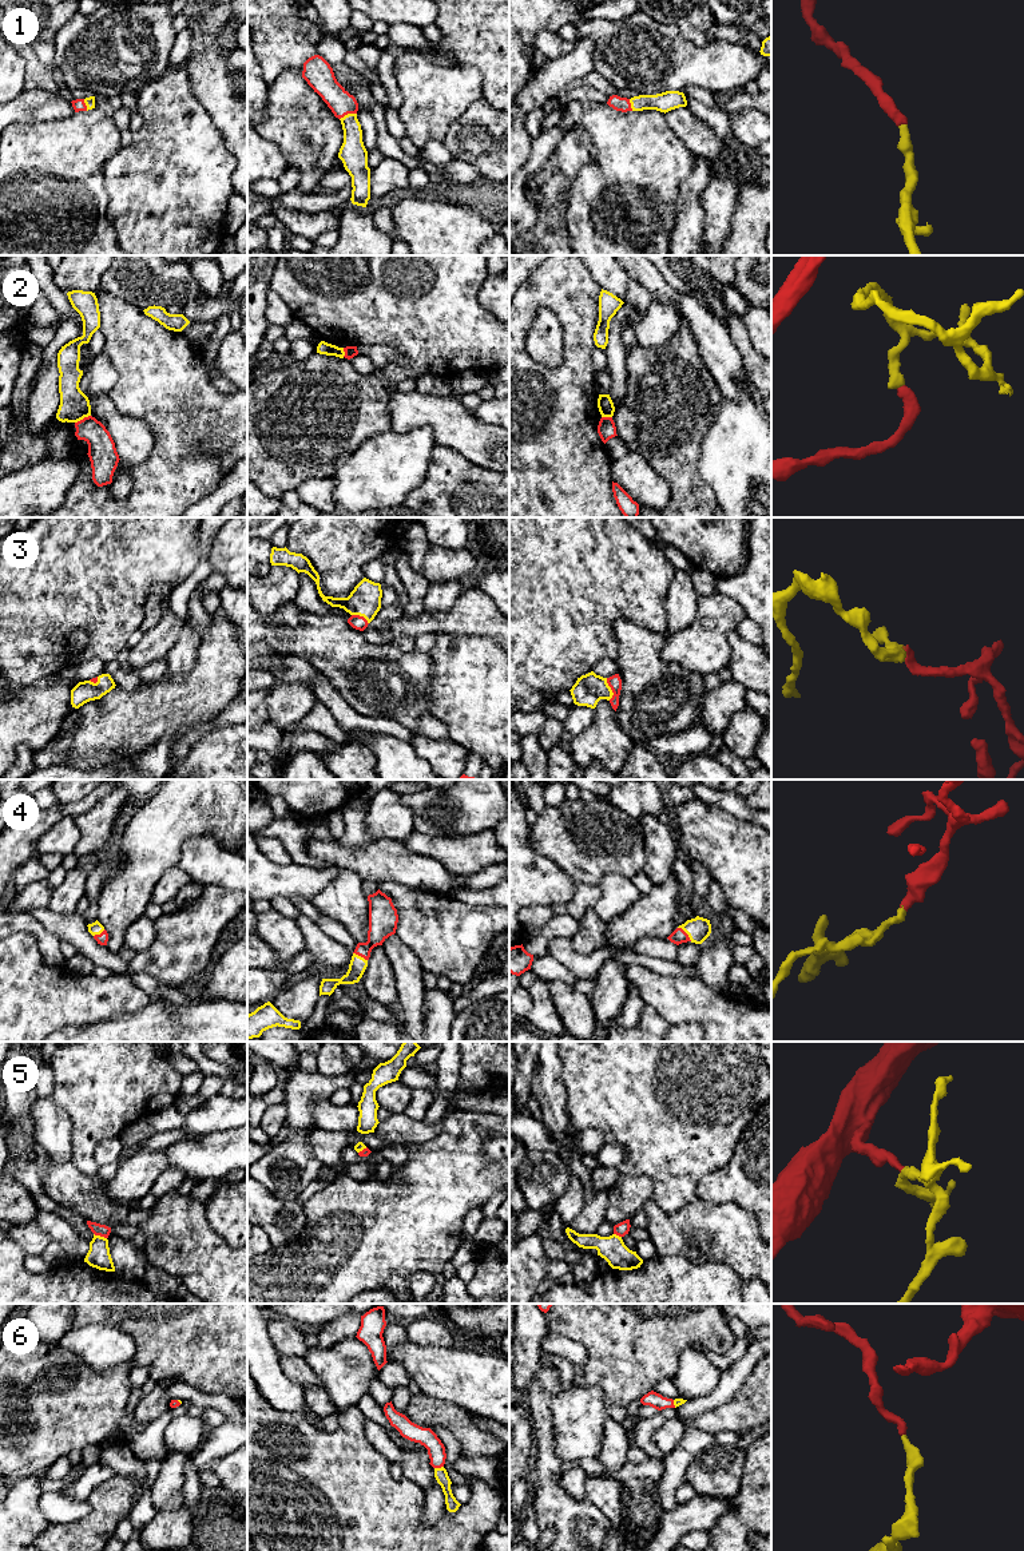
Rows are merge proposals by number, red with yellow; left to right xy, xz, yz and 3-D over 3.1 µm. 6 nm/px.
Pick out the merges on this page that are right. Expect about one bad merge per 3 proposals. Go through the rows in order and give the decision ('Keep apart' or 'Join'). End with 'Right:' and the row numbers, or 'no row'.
1: Join
2: Keep apart
3: Join
4: Join
5: Join
6: Join
Right: 1, 3, 4, 5, 6

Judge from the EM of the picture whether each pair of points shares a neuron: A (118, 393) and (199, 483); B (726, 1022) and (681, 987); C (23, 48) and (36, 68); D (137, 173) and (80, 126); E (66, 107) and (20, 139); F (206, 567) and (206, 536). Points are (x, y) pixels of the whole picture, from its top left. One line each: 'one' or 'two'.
A: one
B: one
C: one
D: two
E: two
F: one

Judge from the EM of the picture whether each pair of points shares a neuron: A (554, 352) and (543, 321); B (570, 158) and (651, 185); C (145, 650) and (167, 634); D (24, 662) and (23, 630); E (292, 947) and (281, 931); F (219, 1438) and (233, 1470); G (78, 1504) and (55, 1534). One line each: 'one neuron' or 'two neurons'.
A: one neuron
B: two neurons
C: one neuron
D: one neuron
E: one neuron
F: two neurons
G: two neurons

